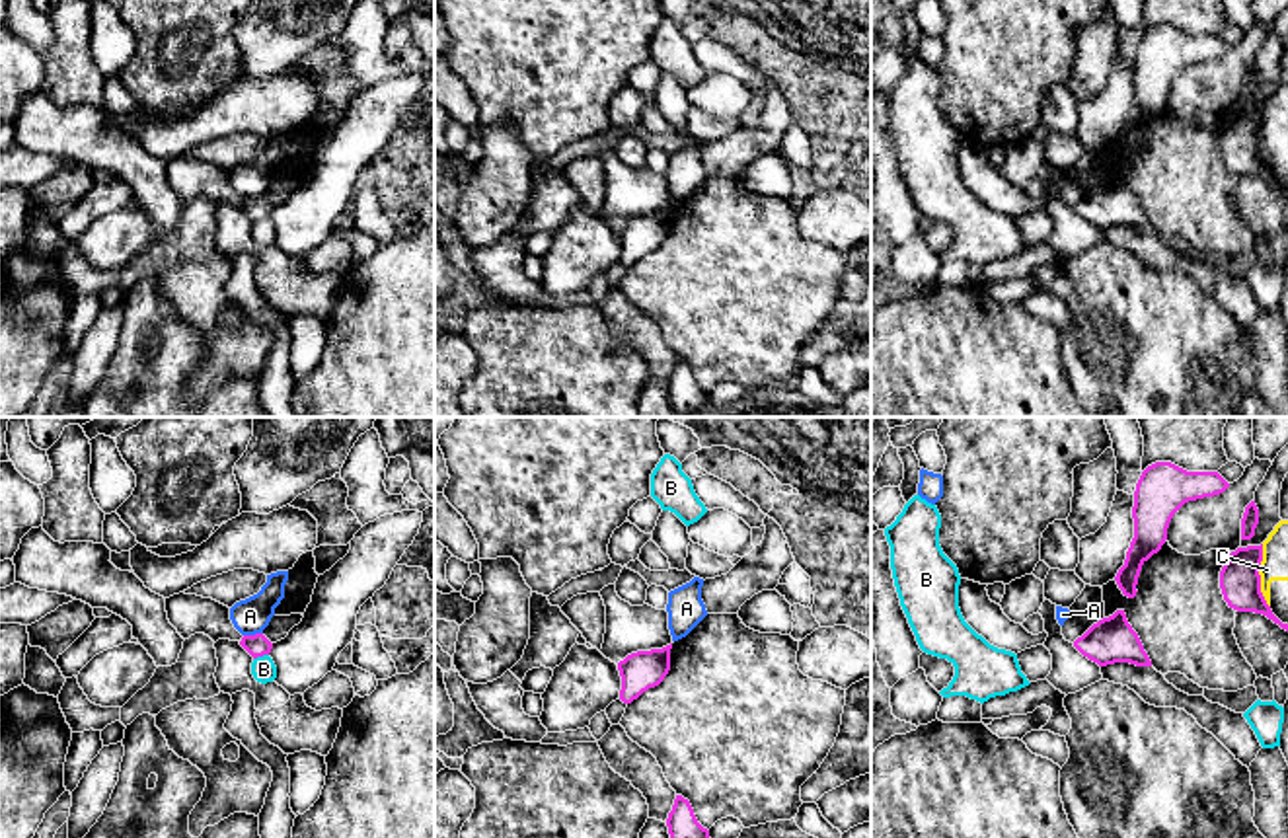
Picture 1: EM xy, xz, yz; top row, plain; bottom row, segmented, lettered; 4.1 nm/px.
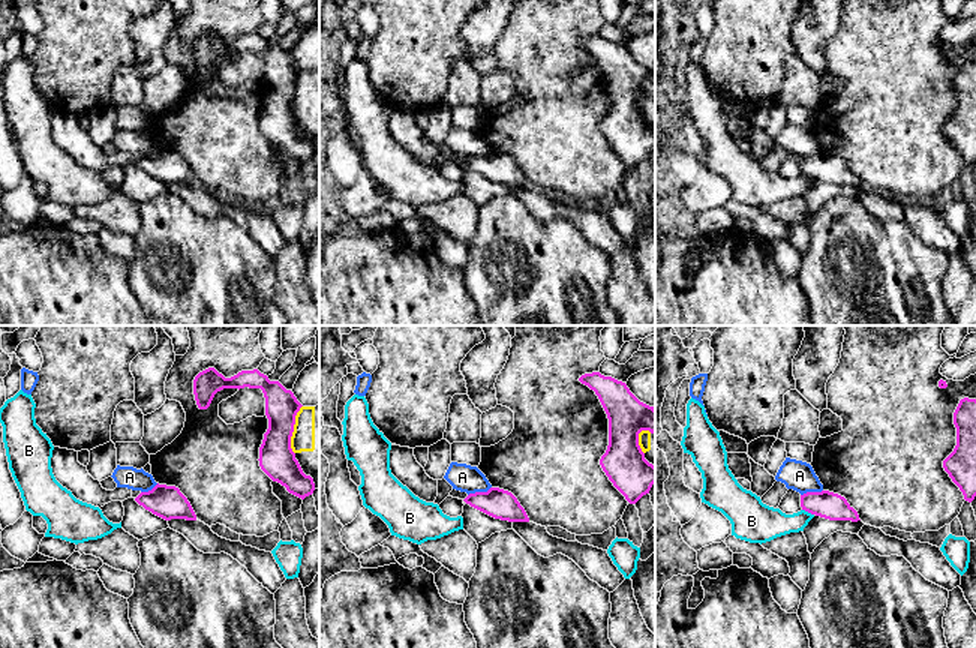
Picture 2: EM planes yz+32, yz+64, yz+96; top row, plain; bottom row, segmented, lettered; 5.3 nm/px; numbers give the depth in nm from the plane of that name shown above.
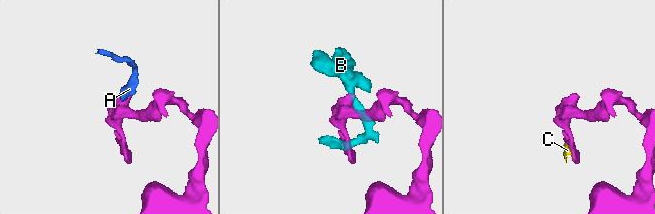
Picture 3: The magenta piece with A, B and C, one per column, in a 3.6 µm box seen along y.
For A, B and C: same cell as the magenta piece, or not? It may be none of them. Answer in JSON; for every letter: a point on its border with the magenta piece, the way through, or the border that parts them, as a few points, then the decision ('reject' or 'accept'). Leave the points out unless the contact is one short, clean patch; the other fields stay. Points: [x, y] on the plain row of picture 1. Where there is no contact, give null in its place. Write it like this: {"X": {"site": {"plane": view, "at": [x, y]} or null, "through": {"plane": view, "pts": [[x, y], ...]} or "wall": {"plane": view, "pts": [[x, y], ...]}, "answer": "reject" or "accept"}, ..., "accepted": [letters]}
{"A": {"site": {"plane": "xy", "at": [252, 199]}, "wall": {"plane": "xy", "pts": [[262, 195], [244, 199]]}, "answer": "reject"}, "B": {"site": {"plane": "xy", "at": [260, 219]}, "wall": {"plane": "xy", "pts": [[267, 217], [254, 223]]}, "answer": "reject"}, "C": {"site": {"plane": "yz", "at": [1259, 139]}, "wall": {"plane": "yz", "pts": [[1261, 108], [1259, 154], [1269, 170]]}, "answer": "reject"}, "accepted": []}

